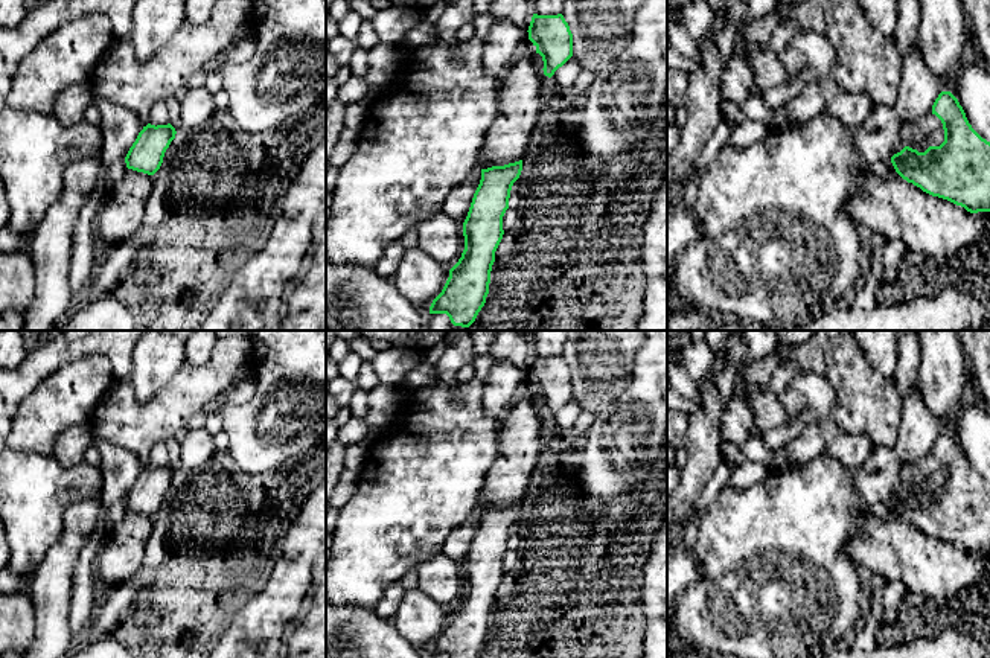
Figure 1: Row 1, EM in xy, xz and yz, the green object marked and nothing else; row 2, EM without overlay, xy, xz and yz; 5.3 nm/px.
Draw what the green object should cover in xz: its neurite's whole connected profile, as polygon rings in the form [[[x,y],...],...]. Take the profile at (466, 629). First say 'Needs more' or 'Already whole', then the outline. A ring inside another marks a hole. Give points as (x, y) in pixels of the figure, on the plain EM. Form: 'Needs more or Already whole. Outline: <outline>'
Already whole. Outline: [[[522,501],[481,510],[480,525],[463,564],[465,591],[449,611],[442,634],[433,641],[430,655],[477,658],[484,647],[495,593],[504,576],[503,557],[521,512]]]

